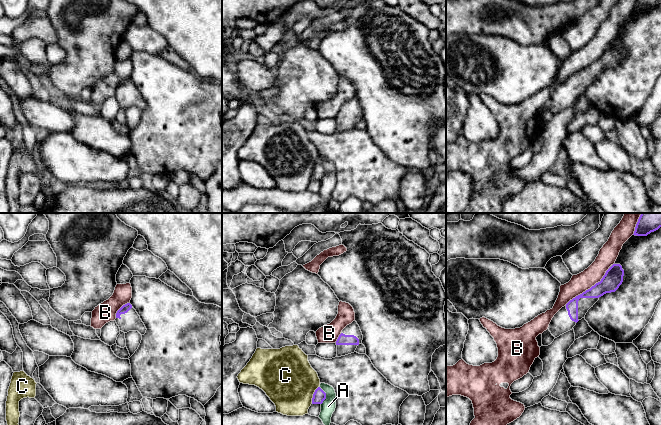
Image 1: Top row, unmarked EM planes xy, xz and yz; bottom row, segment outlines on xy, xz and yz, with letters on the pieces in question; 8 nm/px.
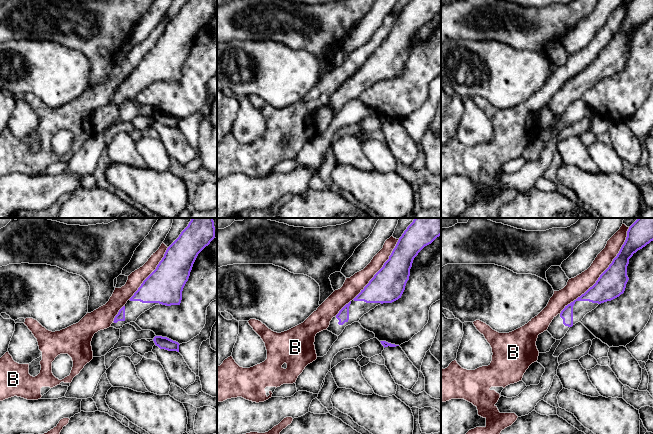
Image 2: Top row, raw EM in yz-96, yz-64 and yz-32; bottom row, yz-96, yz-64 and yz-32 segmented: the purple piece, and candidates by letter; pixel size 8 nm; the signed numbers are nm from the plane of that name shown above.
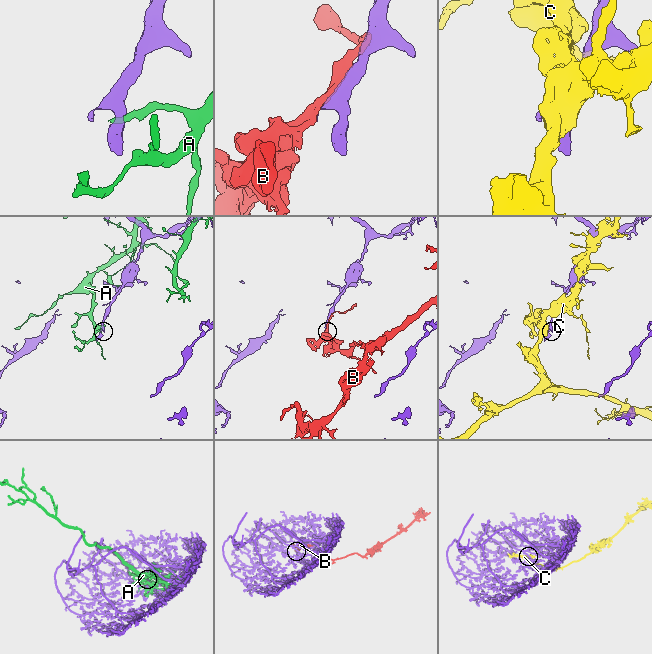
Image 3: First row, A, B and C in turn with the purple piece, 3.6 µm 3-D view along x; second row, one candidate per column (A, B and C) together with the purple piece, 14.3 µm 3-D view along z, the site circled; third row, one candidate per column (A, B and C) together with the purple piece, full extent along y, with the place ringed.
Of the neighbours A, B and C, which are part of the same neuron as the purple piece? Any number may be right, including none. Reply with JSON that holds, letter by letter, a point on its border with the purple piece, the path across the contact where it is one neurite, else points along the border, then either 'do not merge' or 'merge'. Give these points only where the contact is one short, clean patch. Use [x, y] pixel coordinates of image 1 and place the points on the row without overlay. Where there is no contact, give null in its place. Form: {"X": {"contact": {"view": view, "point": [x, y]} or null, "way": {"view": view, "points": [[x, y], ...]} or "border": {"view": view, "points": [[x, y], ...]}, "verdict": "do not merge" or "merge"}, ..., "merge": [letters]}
{"A": {"contact": {"view": "xz", "point": [325, 171]}, "verdict": "do not merge"}, "B": {"contact": {"view": "yz", "point": [588, 65]}, "verdict": "do not merge"}, "C": {"contact": {"view": "xz", "point": [313, 171]}, "verdict": "do not merge"}, "merge": []}

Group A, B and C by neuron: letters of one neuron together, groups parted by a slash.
A / B / C

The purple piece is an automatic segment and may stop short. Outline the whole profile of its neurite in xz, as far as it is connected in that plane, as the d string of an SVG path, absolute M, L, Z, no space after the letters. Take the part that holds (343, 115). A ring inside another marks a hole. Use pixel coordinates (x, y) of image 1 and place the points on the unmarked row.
M356 97L347 101L339 111L337 121L337 133L354 129L357 122L362 120L363 111Z

